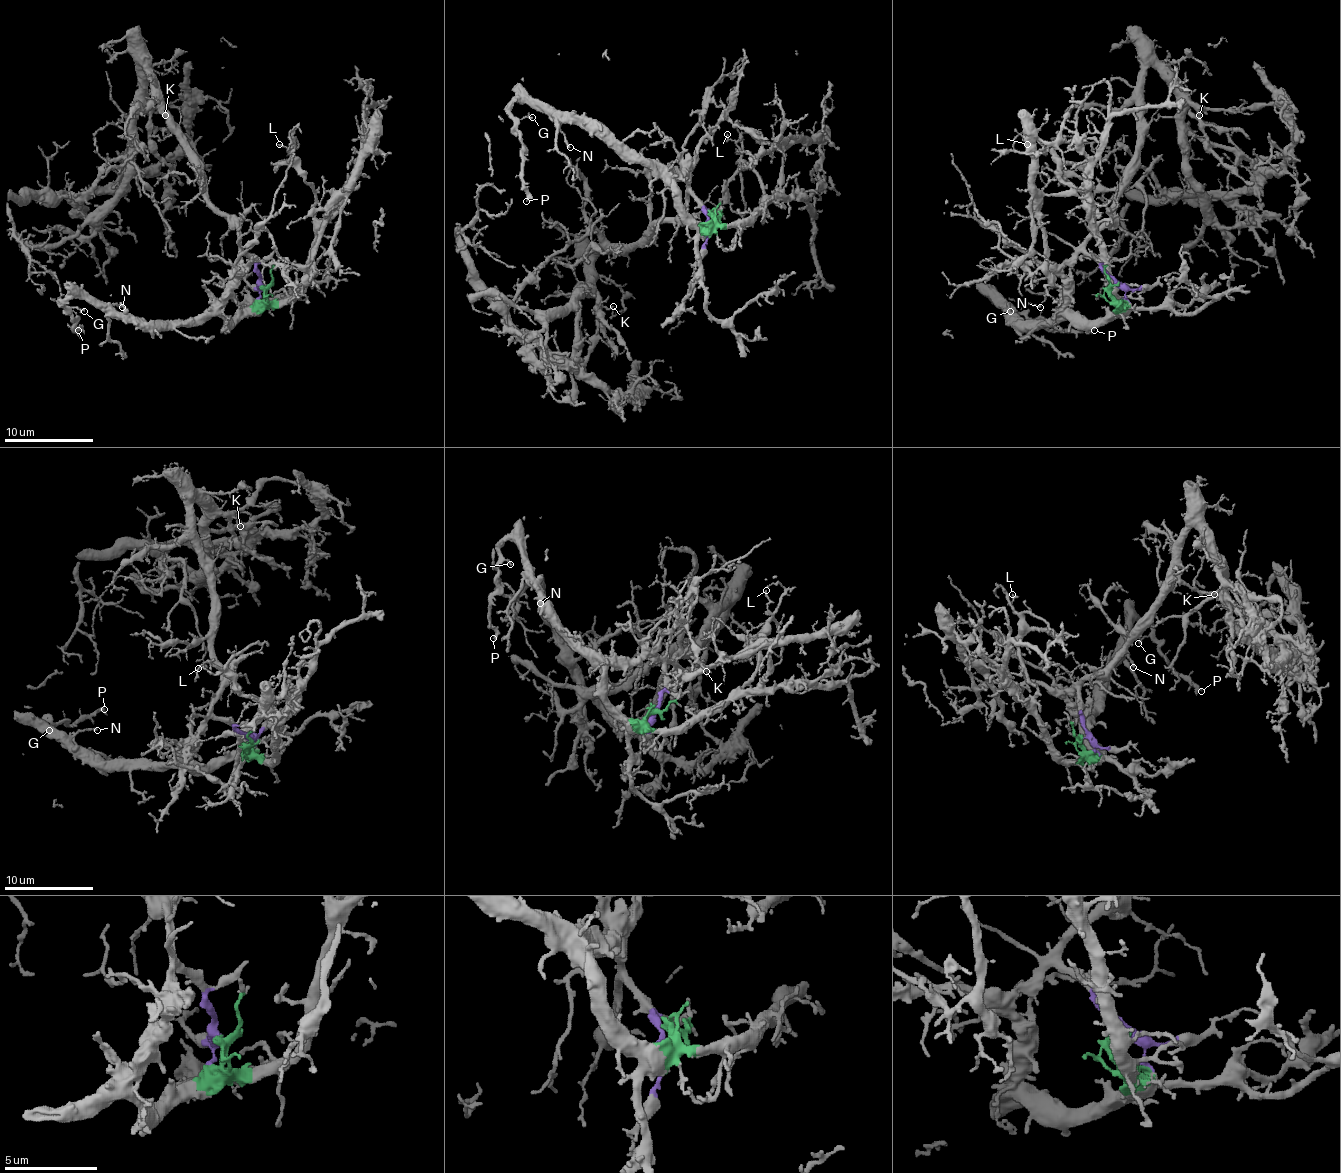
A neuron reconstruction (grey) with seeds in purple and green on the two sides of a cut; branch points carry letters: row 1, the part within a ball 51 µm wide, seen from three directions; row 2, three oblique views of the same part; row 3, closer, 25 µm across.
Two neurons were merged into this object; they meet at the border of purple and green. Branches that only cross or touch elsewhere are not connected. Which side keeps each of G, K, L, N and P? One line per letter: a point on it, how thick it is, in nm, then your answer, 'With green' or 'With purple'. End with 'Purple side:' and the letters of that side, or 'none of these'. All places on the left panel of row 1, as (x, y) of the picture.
G: Place: (84, 311). Thickness 180 nm. With green
K: Place: (165, 115). Thickness 130 nm. With purple
L: Place: (279, 144). Thickness 160 nm. With green
N: Place: (122, 307). Thickness 200 nm. With green
P: Place: (78, 330). Thickness 260 nm. With green
Purple side: K

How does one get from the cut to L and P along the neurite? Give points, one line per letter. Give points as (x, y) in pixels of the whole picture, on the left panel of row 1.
L: (264, 286), (266, 299), (288, 301), (299, 290), (315, 237), (315, 192), (304, 178), (293, 151), (279, 145)
P: (264, 286), (259, 304), (230, 319), (134, 322), (89, 299), (67, 297), (62, 304), (78, 331)

